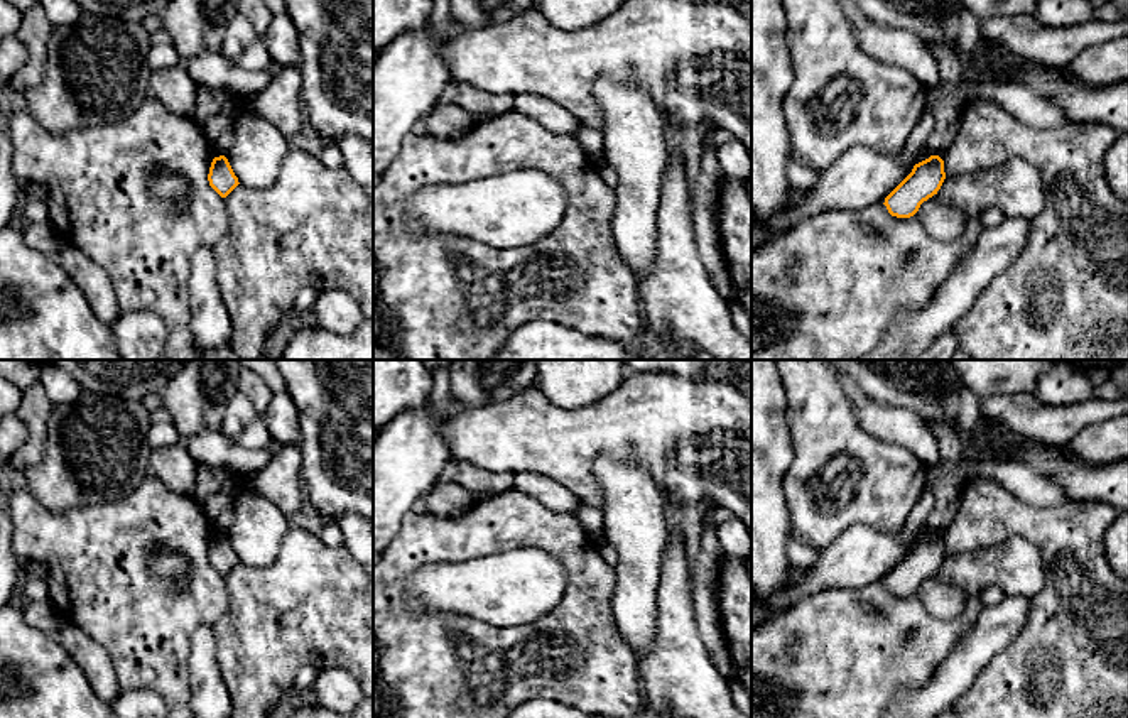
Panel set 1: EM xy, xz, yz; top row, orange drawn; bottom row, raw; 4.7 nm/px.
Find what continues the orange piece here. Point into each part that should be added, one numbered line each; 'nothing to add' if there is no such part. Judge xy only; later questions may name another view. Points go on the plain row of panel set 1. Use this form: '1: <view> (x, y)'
nothing to add

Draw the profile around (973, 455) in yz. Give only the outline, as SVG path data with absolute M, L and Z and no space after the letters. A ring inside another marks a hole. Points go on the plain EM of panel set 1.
M969 444L963 449L963 454L956 465L956 471L966 478L969 471L979 465L981 461L995 461L1003 463L1003 456L996 453L993 448L981 448L976 444Z

